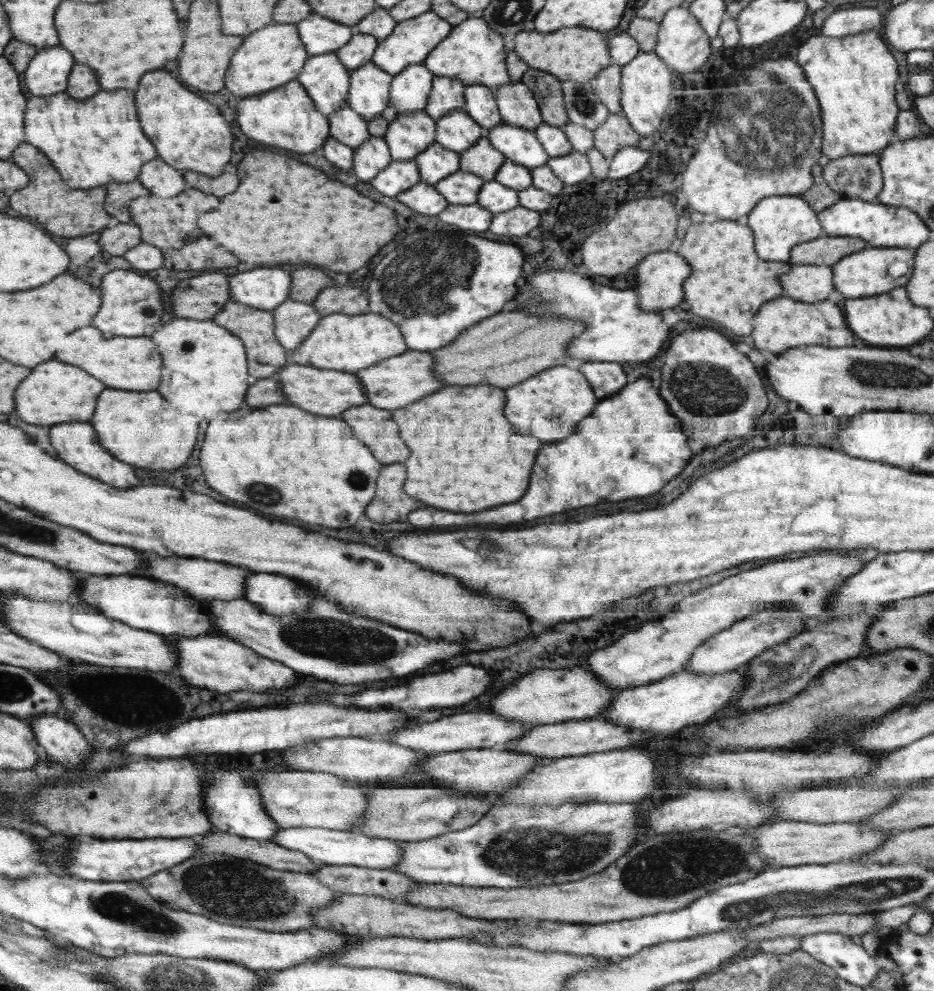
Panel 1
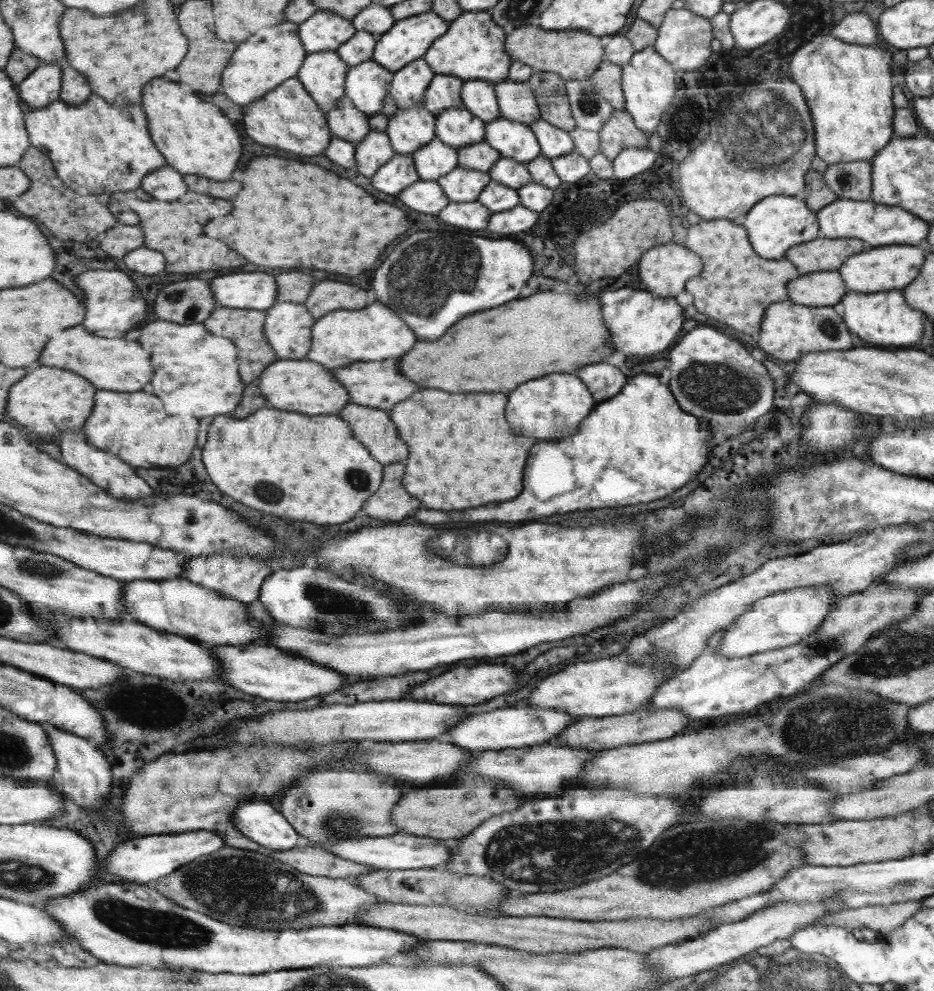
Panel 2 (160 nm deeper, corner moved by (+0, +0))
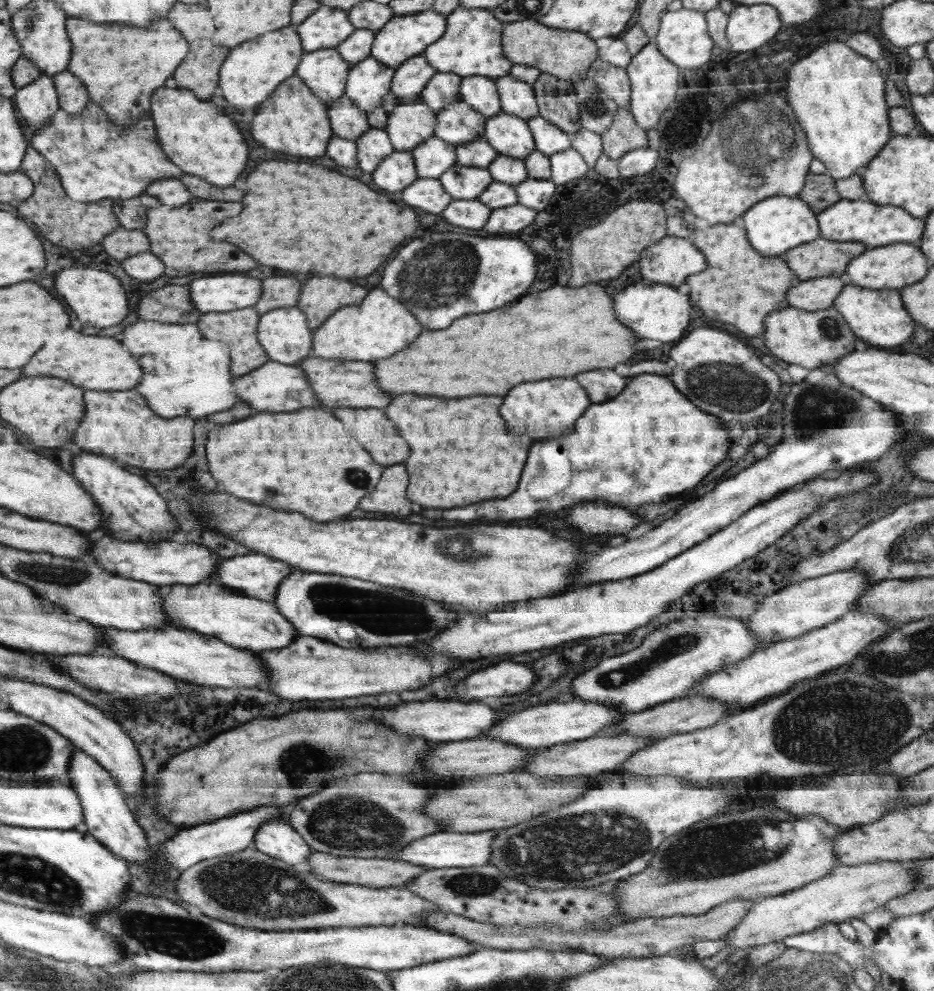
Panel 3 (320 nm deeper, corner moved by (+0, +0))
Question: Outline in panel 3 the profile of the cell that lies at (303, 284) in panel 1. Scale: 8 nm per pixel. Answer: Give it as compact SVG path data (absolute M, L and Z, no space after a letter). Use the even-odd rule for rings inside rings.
M274 276L264 280L262 298L253 307L261 315L272 310L296 306L302 284L292 276Z

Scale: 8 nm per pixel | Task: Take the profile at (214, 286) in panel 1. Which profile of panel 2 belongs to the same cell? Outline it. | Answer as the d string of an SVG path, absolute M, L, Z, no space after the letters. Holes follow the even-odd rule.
M209 276L170 282L154 300L154 316L176 323L203 323L216 308Z

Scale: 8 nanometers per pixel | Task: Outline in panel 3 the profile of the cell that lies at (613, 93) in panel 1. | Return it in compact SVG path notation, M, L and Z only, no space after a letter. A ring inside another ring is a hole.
M599 58L593 62L589 79L597 84L597 87L605 92L622 108L630 109L631 83L625 67L610 64L607 60Z

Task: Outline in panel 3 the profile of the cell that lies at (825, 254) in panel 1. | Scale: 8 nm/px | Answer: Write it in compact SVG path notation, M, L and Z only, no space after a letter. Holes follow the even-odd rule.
M818 238L818 242L798 246L798 250L790 249L790 254L784 254L784 258L794 274L806 281L818 276L842 276L848 262L862 252L864 244L860 242L832 242Z

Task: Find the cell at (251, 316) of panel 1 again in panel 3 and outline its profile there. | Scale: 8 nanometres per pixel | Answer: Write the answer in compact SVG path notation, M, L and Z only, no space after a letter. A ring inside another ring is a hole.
M246 307L228 312L204 313L196 323L206 338L226 343L231 347L231 370L234 377L244 377L269 361L269 355L257 338L257 328L261 314L254 307Z

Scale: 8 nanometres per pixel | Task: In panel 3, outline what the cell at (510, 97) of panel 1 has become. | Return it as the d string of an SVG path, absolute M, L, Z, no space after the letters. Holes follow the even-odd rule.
M509 75L496 79L495 83L502 113L519 116L526 120L539 115L540 107L537 105L533 85L511 78Z

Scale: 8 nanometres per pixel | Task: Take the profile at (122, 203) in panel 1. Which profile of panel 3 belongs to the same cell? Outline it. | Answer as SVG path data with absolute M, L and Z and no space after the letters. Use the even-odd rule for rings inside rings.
M148 193L130 200L114 200L114 214L118 214L118 222L126 230L136 230L146 226L148 208L156 208L161 202Z

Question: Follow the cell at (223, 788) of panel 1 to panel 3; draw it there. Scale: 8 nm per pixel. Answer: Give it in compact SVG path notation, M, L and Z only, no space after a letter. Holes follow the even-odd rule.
M271 818L257 830L254 846L274 858L287 862L291 867L304 867L312 853L301 833L279 818Z

